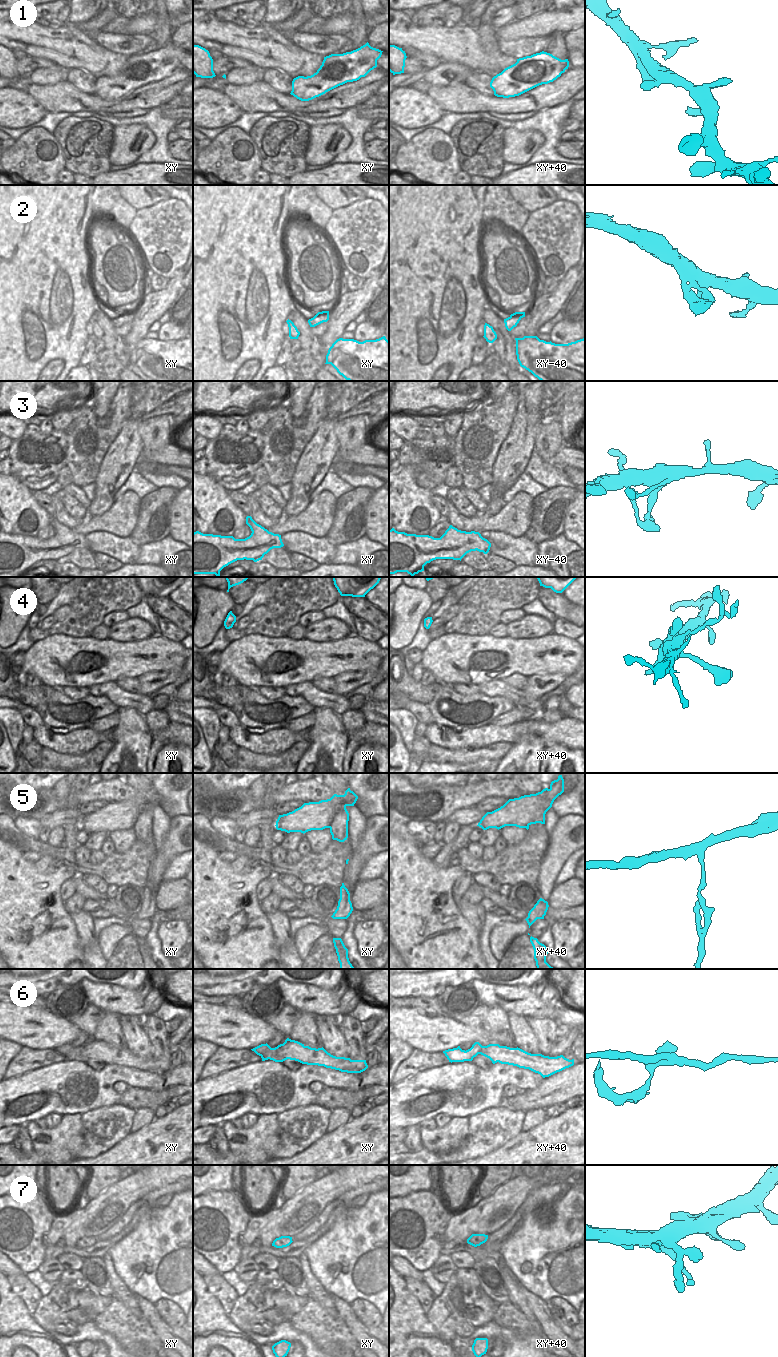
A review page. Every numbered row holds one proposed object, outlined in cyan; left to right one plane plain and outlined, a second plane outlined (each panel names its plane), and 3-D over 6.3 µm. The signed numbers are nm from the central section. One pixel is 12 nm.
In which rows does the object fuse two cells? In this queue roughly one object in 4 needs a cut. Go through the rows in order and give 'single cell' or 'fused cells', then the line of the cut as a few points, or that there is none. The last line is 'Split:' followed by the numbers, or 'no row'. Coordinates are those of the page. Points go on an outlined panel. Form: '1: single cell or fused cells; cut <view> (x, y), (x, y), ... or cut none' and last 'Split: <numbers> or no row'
1: single cell; cut none
2: single cell; cut none
3: single cell; cut none
4: single cell; cut none
5: fused cells; cut xy (347, 812), (339, 812), (329, 827)
6: fused cells; cut xy+40 (483, 1046), (479, 1053)
7: single cell; cut none
Split: 5, 6

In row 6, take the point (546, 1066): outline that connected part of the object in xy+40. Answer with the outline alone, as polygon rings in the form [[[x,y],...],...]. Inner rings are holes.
[[[499,1044],[483,1046],[480,1054],[489,1058],[493,1064],[499,1062],[529,1069],[540,1074],[543,1078],[574,1065],[574,1059],[569,1060],[563,1055],[549,1057],[542,1054],[531,1054],[518,1047],[510,1048]]]

